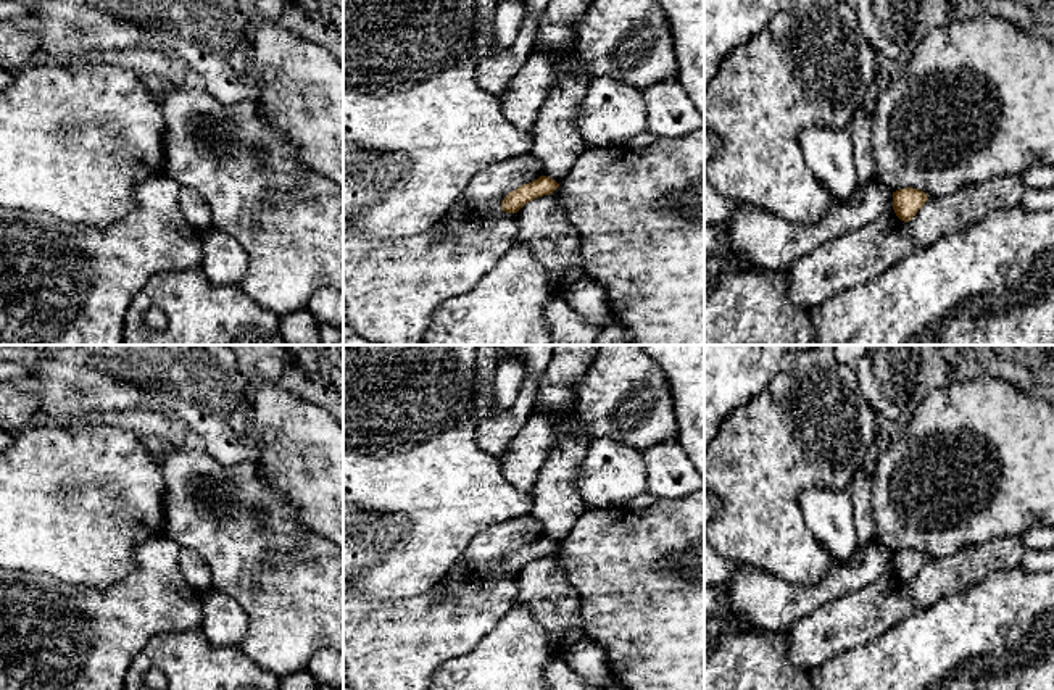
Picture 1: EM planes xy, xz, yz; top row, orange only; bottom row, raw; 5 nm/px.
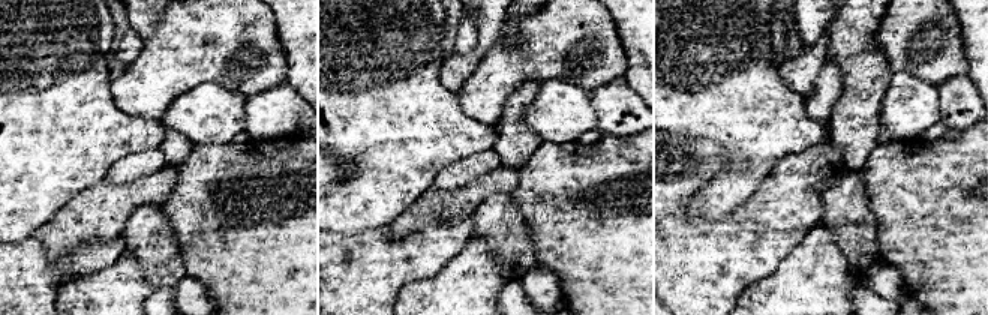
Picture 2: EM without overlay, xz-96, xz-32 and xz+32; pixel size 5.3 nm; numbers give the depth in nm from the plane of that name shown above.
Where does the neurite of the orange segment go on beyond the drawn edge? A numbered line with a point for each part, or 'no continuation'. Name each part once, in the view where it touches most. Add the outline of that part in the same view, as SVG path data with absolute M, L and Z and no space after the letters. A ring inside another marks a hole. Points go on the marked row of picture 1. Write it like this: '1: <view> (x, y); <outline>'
no continuation

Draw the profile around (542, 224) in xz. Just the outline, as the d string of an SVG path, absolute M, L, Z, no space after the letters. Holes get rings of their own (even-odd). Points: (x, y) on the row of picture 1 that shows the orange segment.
M559 187L519 210L514 243L532 251L548 276L551 292L562 295L583 279L579 237L559 203Z

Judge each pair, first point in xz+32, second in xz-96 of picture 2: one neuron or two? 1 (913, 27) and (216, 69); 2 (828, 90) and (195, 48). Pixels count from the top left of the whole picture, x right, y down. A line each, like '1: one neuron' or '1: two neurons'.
1: one neuron
2: one neuron

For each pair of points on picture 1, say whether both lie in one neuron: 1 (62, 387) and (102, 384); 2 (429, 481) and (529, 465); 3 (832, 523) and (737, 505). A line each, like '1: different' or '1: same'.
1: same
2: different
3: different

